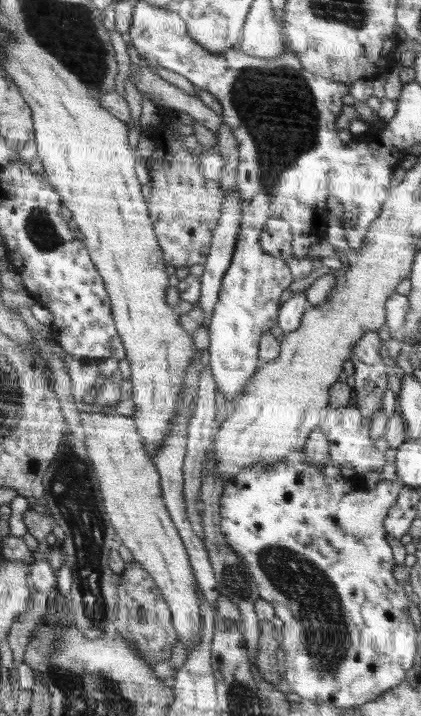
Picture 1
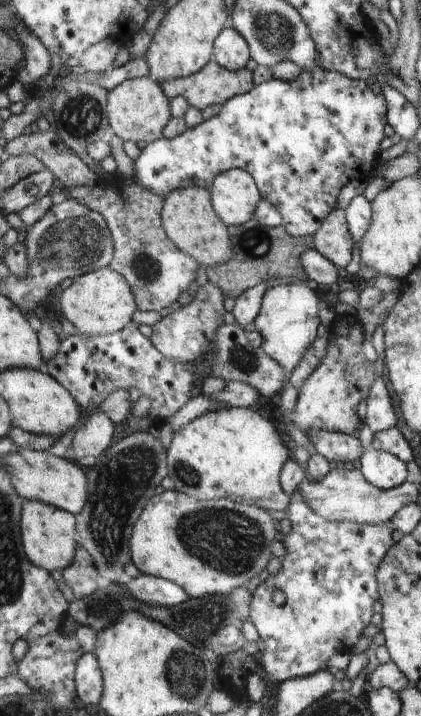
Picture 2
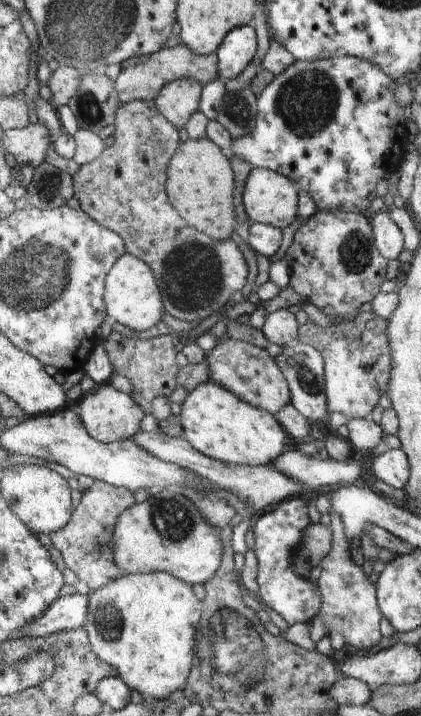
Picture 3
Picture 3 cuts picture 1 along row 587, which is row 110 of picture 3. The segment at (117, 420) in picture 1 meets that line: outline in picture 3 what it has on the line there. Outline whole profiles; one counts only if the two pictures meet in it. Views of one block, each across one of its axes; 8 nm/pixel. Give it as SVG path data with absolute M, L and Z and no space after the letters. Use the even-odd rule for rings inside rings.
M182 78L164 85L162 92L154 100L159 113L176 128L186 126L190 117L199 109L203 87L196 80Z

